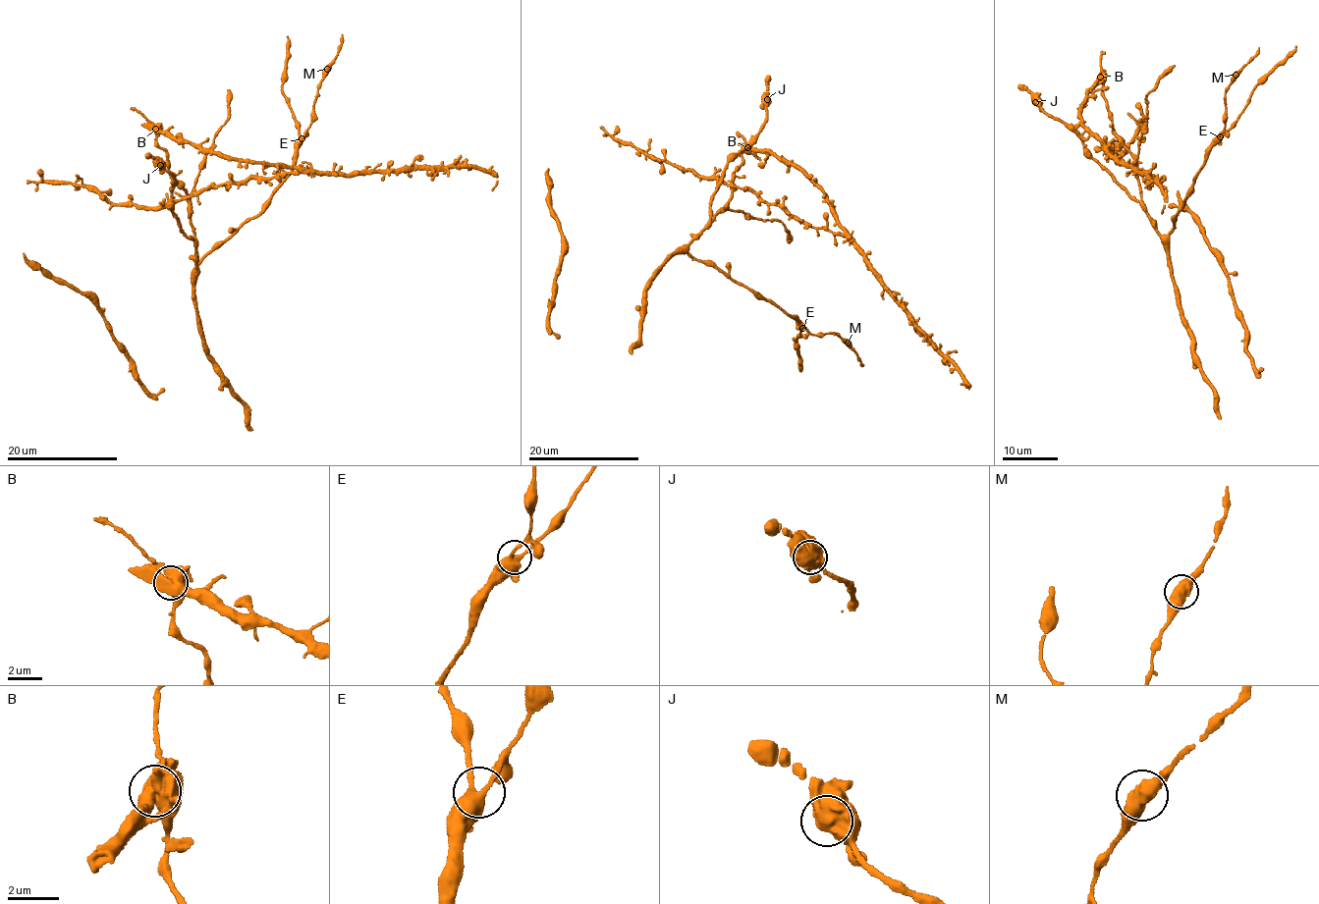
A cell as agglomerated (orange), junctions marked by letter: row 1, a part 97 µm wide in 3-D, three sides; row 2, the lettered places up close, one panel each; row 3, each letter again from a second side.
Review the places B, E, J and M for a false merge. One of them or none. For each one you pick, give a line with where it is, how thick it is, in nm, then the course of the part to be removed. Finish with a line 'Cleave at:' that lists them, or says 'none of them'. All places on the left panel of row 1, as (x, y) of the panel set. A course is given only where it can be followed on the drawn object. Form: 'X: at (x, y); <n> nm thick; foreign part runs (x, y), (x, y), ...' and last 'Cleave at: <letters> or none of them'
B: at (155, 129); 650 nm thick; foreign part runs (155, 129), (239, 161), (279, 163), (301, 170), (220, 184), (154, 207), (112, 203), (71, 184), (27, 183)
Cleave at: B

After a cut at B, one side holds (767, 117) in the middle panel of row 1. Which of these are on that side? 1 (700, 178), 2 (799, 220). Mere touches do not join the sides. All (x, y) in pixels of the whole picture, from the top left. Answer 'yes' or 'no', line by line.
1: no
2: no

